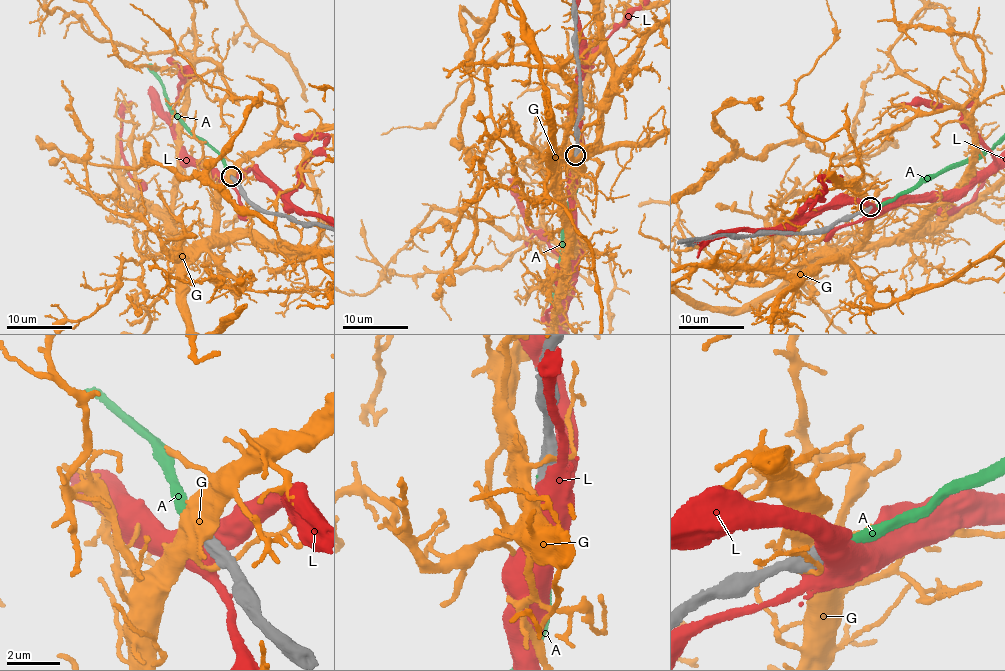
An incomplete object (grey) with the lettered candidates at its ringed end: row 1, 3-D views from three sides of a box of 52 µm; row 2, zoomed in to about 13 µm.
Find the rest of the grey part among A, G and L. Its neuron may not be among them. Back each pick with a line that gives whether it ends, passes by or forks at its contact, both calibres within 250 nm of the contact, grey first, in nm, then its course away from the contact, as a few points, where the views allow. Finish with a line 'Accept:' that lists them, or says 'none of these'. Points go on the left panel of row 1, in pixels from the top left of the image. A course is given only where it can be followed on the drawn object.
A: it ends; calibres 500 and 260 nm
Accept: A

